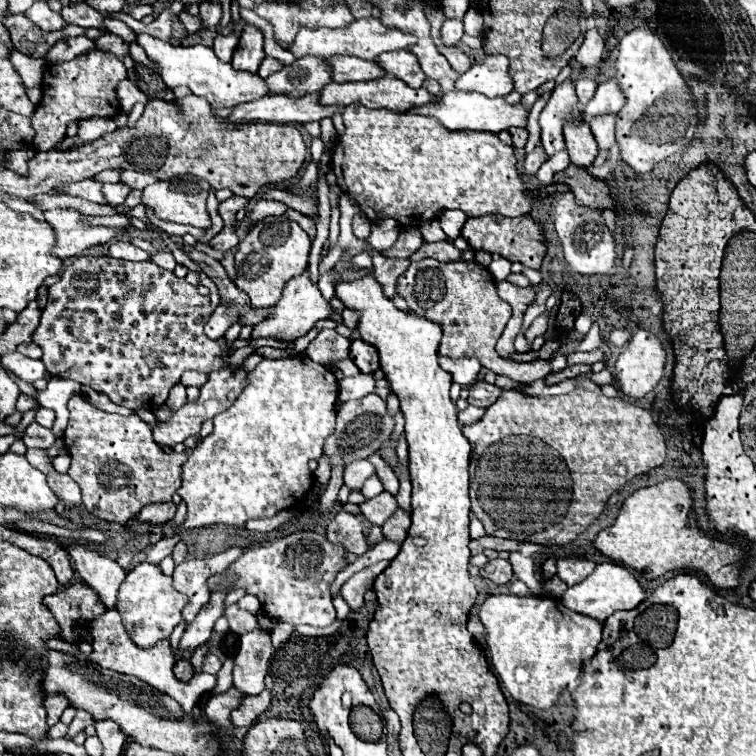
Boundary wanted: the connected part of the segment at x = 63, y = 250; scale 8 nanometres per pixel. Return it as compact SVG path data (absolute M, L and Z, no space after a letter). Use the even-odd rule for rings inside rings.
M74 208L46 210L44 216L50 224L54 224L54 230L60 238L60 244L54 248L58 258L78 256L82 250L90 246L106 244L112 238L124 234L124 228L102 228L86 224L84 214Z

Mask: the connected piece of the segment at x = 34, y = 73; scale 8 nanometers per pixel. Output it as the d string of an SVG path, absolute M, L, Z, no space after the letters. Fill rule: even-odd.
M10 50L10 62L14 64L16 72L20 74L26 88L34 88L42 84L42 72L44 72L44 60L34 60L24 56L18 50Z

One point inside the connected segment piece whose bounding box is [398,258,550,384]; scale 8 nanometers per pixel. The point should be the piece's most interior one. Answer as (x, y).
(461, 297)

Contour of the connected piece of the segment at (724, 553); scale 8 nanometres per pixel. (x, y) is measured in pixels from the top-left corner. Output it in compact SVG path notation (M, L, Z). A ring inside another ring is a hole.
M664 480L636 490L624 500L614 524L600 530L592 544L612 562L644 572L648 578L660 578L674 570L700 572L718 590L734 588L738 584L744 556L742 548L700 534L692 512L690 492L682 480Z

